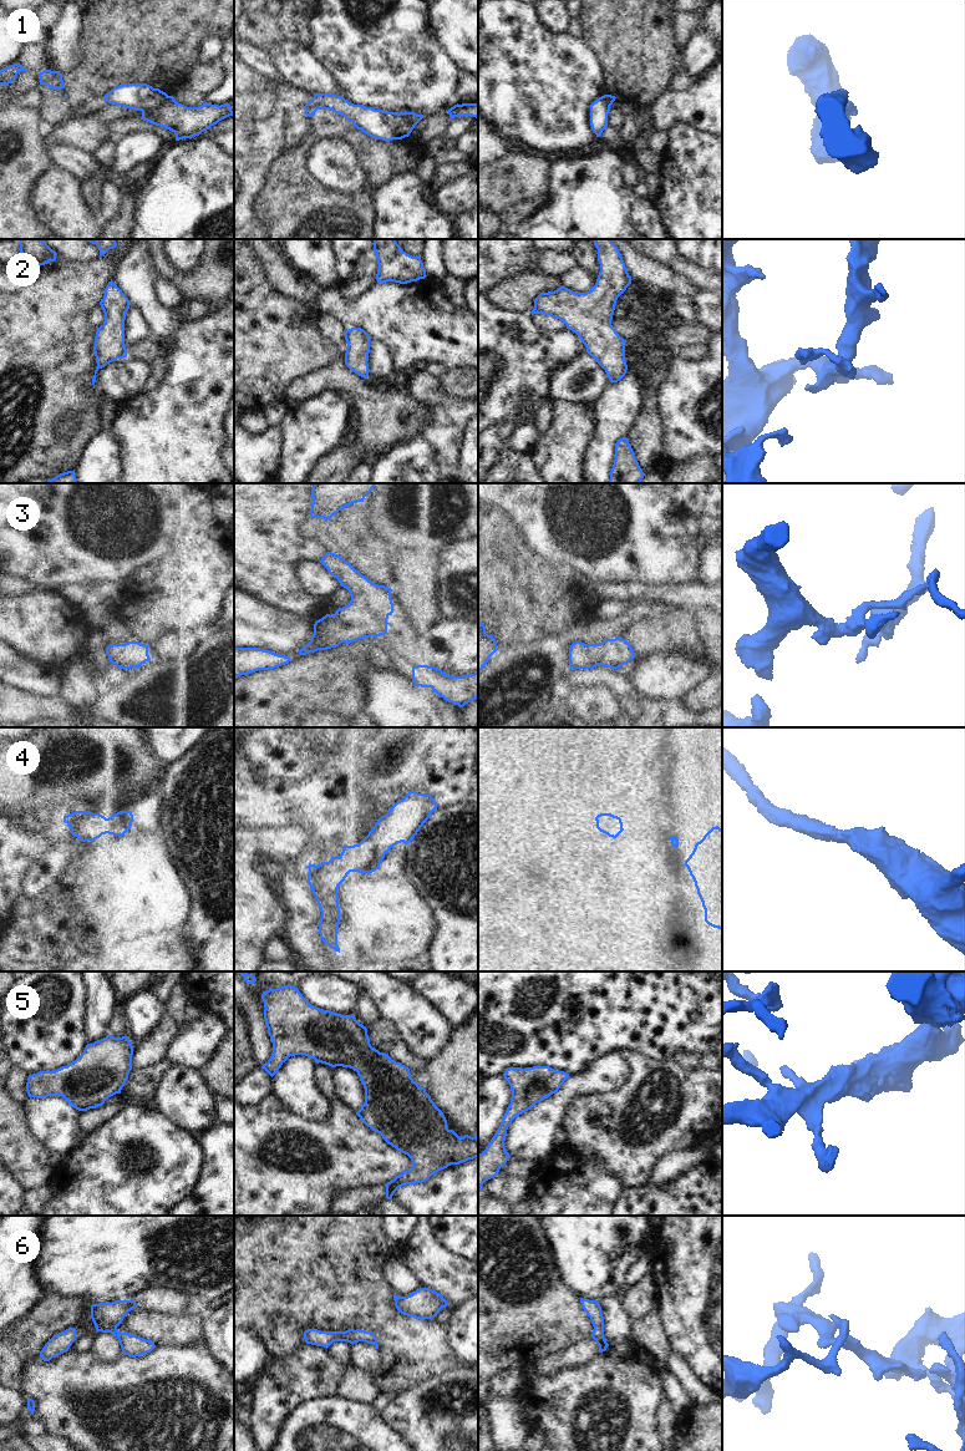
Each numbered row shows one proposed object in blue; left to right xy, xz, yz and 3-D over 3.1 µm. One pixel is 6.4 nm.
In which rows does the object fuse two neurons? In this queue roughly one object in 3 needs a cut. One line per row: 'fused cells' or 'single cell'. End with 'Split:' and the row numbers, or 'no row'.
1: fused cells
2: single cell
3: single cell
4: single cell
5: single cell
6: single cell
Split: 1

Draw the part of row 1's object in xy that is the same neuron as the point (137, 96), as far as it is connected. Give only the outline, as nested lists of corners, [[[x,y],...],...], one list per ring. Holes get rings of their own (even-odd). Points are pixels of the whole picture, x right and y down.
[[[123,83],[113,87],[103,96],[105,101],[136,111],[157,108],[164,103],[168,95],[147,83]]]

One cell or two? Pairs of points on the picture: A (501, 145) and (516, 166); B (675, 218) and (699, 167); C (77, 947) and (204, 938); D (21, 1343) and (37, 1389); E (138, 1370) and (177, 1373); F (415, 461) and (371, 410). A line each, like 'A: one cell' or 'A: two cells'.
A: two cells
B: one cell
C: two cells
D: two cells
E: one cell
F: two cells

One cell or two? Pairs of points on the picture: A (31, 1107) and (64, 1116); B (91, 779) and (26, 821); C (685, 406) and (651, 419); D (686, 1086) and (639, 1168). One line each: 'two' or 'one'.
A: one
B: two
C: two
D: one

